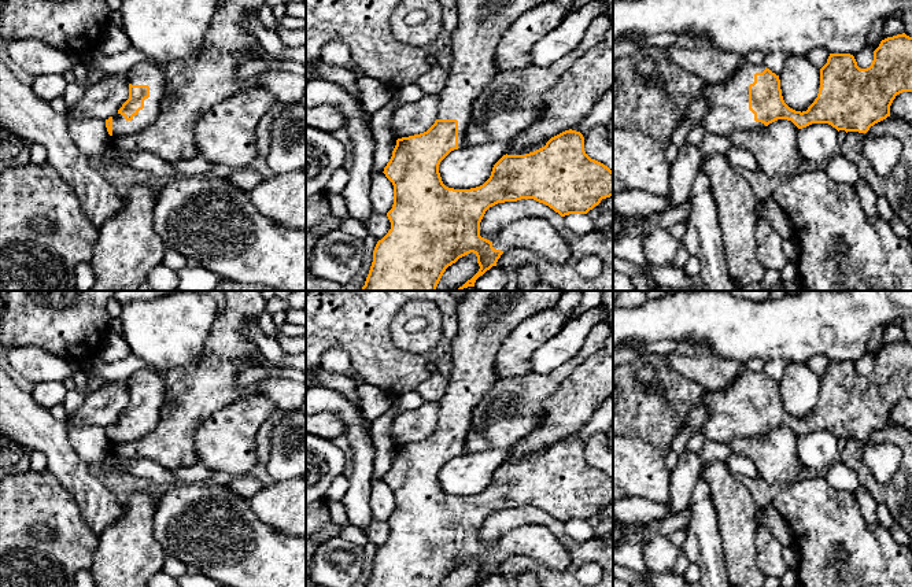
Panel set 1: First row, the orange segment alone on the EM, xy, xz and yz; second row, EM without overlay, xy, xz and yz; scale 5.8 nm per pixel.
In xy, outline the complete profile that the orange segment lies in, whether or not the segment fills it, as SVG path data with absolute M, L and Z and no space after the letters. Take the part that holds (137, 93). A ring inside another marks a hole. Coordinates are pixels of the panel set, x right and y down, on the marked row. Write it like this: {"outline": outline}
{"outline": "M139 63L128 71L129 99L118 112L106 119L111 137L134 134L152 125L159 114L165 95L166 75L154 63Z"}

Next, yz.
{"outline": "M905 33L882 40L867 69L860 69L850 53L830 53L820 69L817 97L802 112L784 103L779 75L764 64L743 60L725 84L705 85L698 97L708 99L710 108L698 125L706 133L730 136L735 130L761 129L778 119L787 119L798 129L812 123L828 123L838 132L867 133L871 126L890 117L890 106L902 92L912 92L912 37Z"}

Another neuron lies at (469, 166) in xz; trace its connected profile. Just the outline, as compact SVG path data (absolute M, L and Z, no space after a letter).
M512 139L477 145L464 145L451 151L439 165L446 187L470 189L483 185L491 176L494 165L507 154Z

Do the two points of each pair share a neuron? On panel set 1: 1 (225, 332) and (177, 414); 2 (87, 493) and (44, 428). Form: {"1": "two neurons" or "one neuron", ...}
{"1": "one neuron", "2": "one neuron"}

